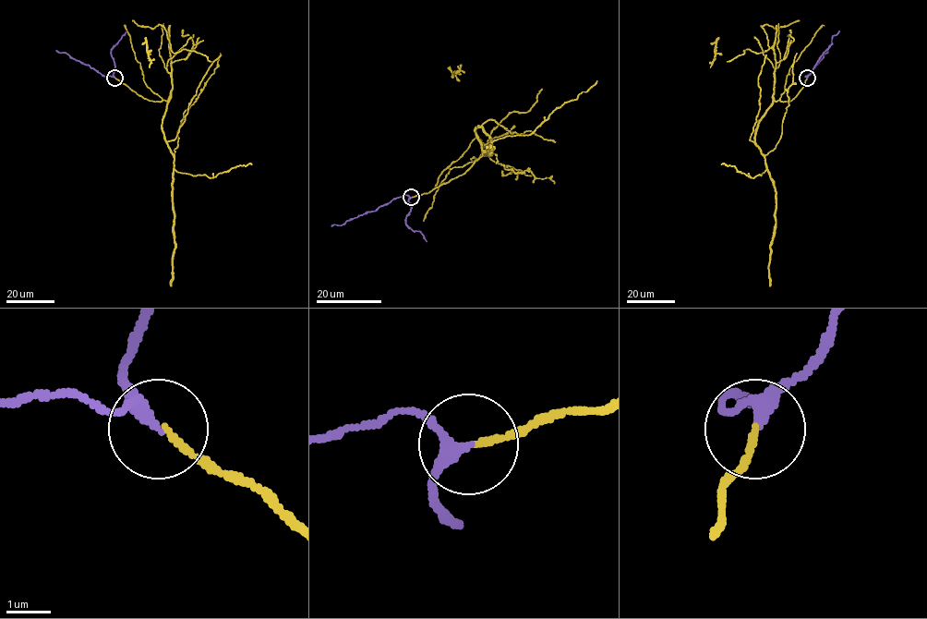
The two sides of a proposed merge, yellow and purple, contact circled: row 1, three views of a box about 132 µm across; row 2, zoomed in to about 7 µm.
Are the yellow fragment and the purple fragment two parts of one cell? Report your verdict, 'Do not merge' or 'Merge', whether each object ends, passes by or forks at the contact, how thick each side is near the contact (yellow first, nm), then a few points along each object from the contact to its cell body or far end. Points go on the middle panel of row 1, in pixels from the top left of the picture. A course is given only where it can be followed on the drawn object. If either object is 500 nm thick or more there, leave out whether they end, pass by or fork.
Merge. At the ring yellow ends. At the ring purple passes by. Thickness 140 nm (yellow) against 240 nm. Course of yellow: (412, 197), (463, 175), (482, 155), (476, 127), (491, 139), (491, 154), (492, 147), (487, 148). Course of purple: (411, 197), (406, 194), (394, 198), (375, 211), (331, 226)

